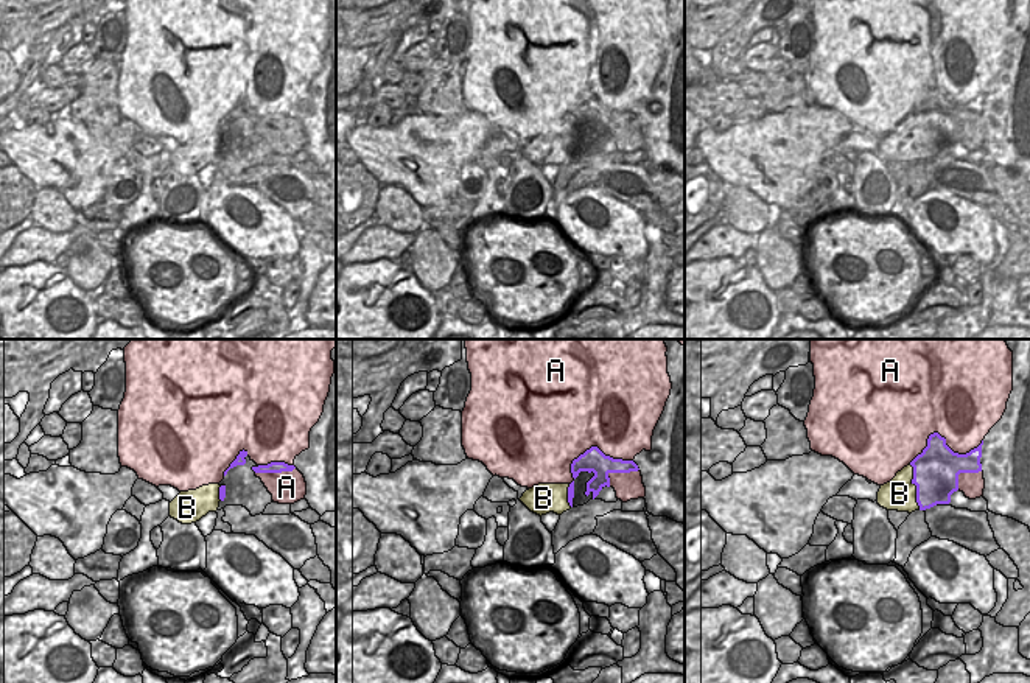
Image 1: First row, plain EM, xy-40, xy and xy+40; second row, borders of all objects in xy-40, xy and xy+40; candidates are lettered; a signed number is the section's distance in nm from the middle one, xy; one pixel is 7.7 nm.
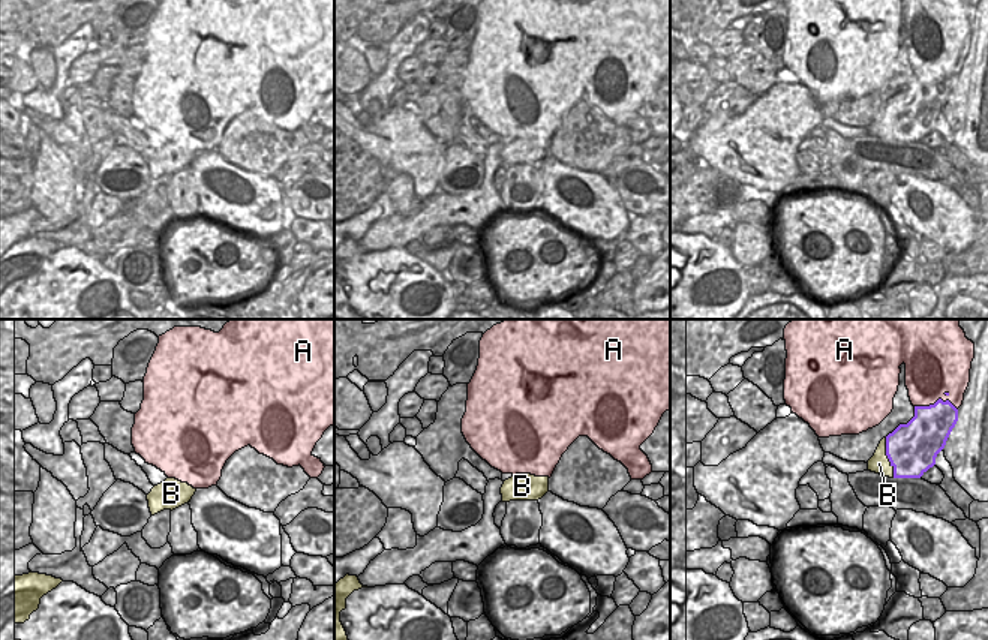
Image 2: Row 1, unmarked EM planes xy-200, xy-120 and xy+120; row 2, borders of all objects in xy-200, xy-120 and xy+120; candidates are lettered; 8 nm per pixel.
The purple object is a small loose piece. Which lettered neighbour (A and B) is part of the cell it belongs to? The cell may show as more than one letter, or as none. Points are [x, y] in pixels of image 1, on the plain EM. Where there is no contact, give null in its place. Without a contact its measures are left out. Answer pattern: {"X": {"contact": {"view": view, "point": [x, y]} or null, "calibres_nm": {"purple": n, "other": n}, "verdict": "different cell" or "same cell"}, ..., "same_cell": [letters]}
{"A": {"contact": {"view": "xy+40", "point": [943, 89]}, "calibres_nm": {"purple": 340, "other": 500}, "verdict": "different cell"}, "B": {"contact": {"view": "xy+40", "point": [917, 139]}, "calibres_nm": {"purple": 360, "other": 260}, "verdict": "same cell"}, "same_cell": ["B"]}

